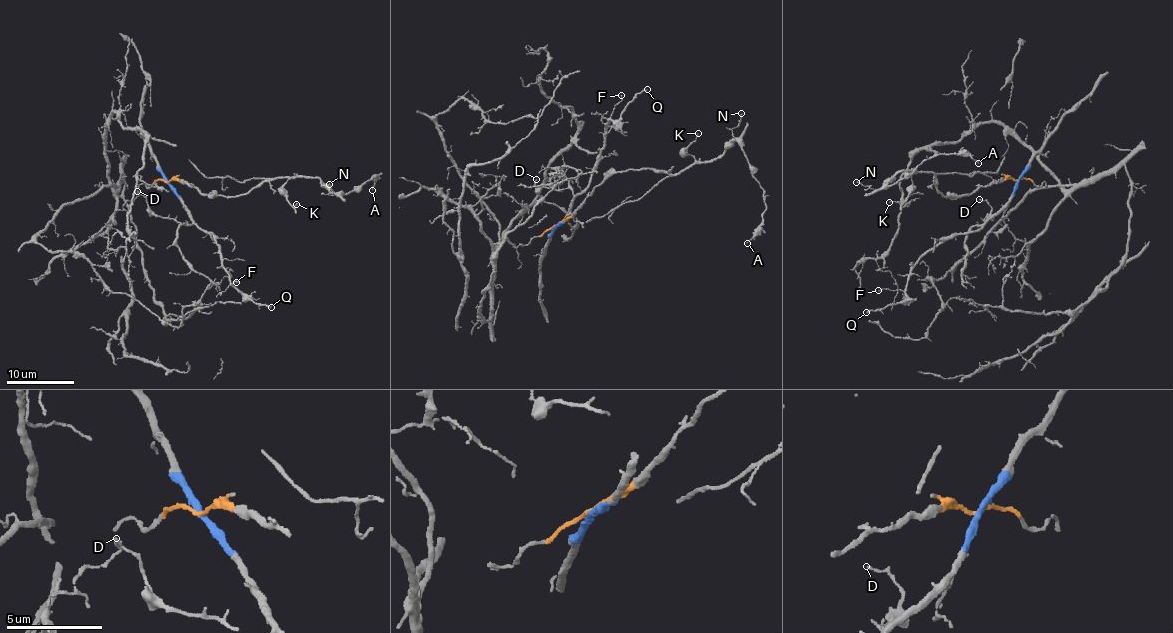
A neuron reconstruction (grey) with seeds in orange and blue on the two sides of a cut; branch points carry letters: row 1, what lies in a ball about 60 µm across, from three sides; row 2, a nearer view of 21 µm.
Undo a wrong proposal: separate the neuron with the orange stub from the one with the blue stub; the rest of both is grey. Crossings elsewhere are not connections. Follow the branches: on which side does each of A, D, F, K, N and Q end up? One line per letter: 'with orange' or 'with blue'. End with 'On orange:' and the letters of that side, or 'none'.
A: with orange
D: with blue
F: with blue
K: with orange
N: with orange
Q: with blue
On orange: A, K, N

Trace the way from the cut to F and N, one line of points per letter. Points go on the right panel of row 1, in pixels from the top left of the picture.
F: (1018, 180), (1009, 204), (976, 229), (956, 234), (920, 258), (902, 290), (879, 291)
N: (1018, 180), (1002, 178), (969, 195), (947, 196), (929, 171), (904, 169), (882, 189), (856, 183)

